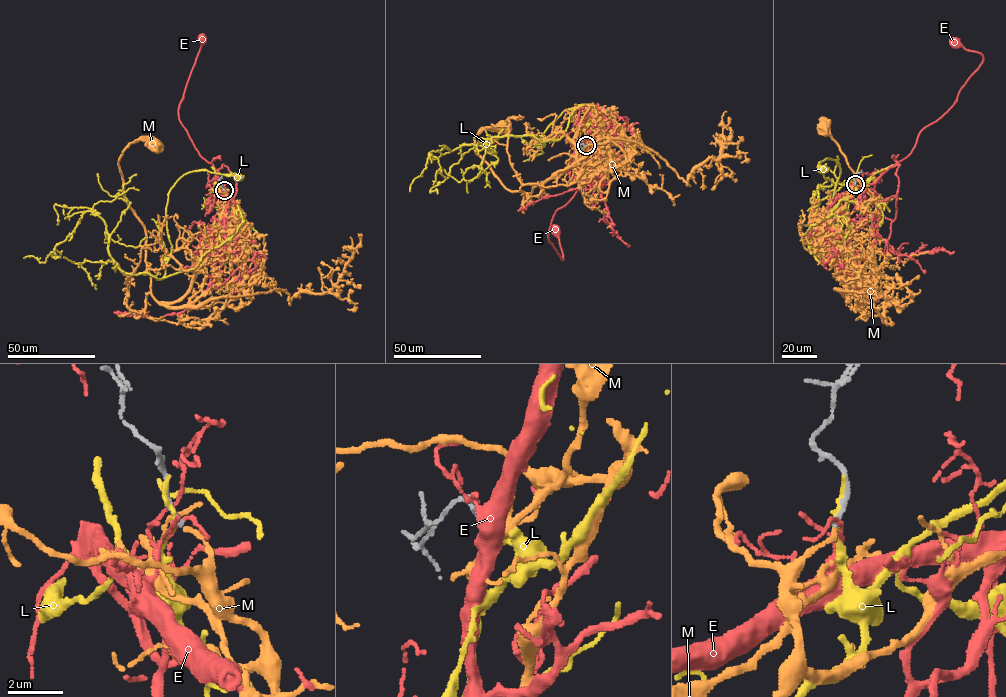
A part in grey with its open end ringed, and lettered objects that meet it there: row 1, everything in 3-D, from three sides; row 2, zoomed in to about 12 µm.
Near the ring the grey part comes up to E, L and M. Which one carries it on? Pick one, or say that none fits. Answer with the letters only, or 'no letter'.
M

